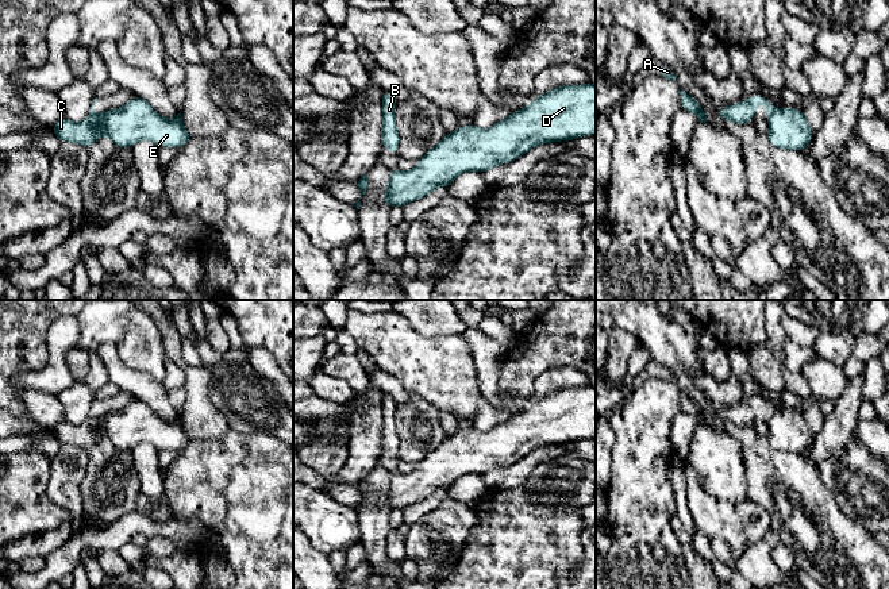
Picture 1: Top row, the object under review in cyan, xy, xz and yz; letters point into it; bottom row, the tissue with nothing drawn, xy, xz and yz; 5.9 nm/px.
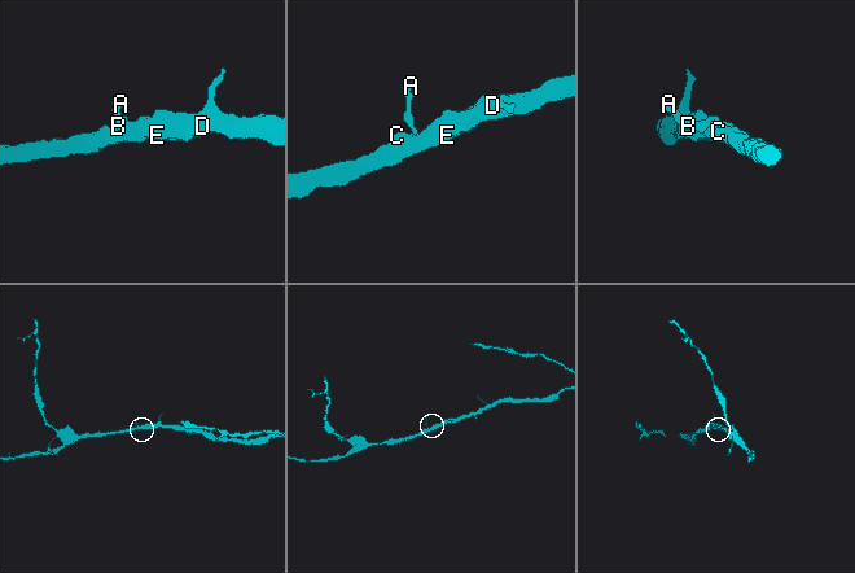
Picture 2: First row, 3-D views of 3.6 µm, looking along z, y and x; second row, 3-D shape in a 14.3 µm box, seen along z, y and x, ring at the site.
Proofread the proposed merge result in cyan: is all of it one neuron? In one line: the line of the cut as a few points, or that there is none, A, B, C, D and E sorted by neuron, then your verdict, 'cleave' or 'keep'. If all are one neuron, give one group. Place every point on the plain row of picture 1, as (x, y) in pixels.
yz (776, 412), (769, 419) | A B / C D E | cleave

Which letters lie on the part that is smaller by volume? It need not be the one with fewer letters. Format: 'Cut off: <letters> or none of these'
Cut off: A, B

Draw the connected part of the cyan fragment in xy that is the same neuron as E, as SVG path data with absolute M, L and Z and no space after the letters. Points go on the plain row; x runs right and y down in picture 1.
M139 399L120 411L88 417L82 424L64 420L51 430L61 446L73 444L85 451L100 439L108 439L116 450L128 451L139 443L150 443L157 450L182 450L192 442L182 426L181 415L174 421L166 421Z

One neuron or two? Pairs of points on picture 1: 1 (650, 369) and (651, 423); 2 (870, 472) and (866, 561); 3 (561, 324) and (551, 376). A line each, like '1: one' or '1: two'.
1: two
2: two
3: two

